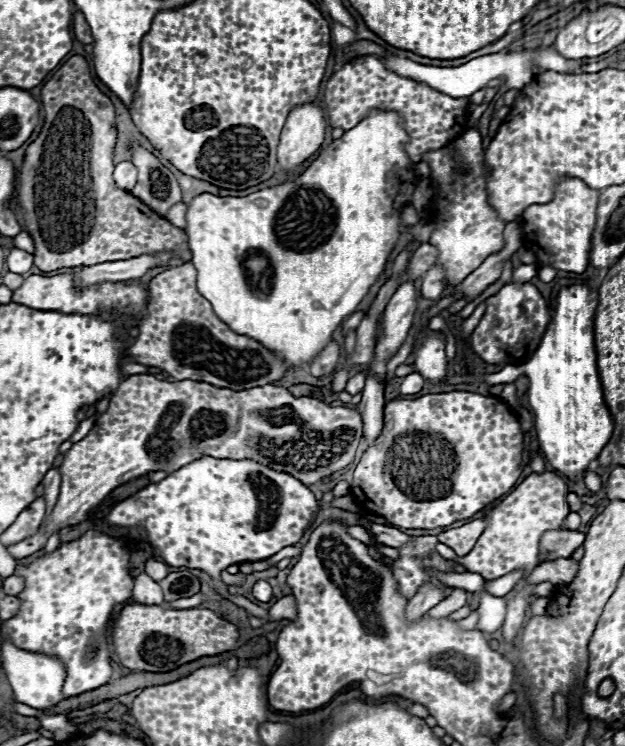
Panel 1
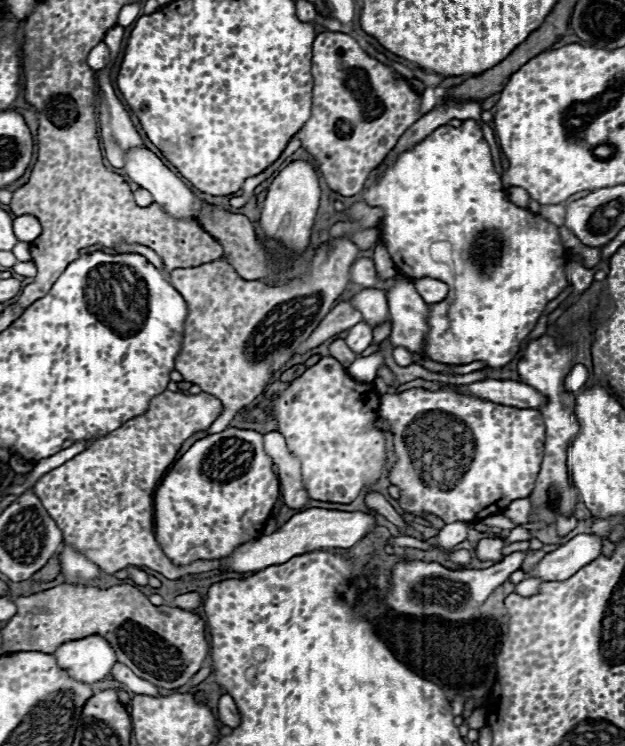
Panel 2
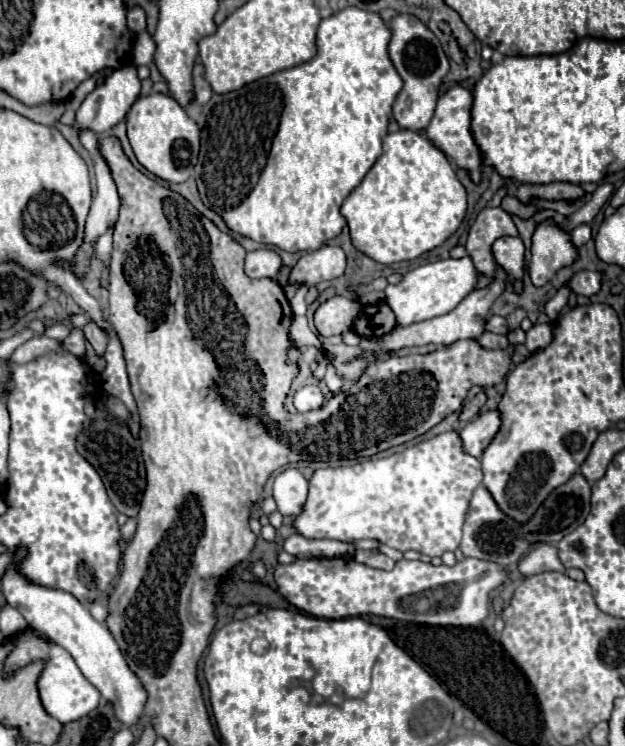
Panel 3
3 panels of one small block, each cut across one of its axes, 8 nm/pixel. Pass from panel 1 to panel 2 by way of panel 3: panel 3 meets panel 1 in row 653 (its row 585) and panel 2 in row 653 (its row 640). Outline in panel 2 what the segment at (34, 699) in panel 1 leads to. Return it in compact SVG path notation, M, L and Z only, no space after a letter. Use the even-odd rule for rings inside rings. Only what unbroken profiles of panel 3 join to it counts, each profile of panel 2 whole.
M86 636L80 640L64 642L54 652L60 668L64 668L74 680L94 684L104 680L116 664L116 652L104 640L104 636Z

